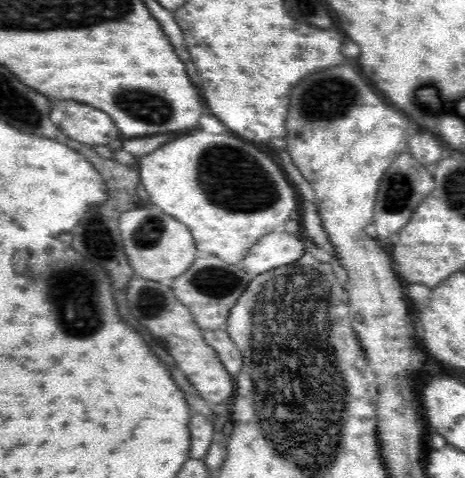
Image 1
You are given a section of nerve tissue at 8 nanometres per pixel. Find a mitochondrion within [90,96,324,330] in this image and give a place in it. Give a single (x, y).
(230, 179)

